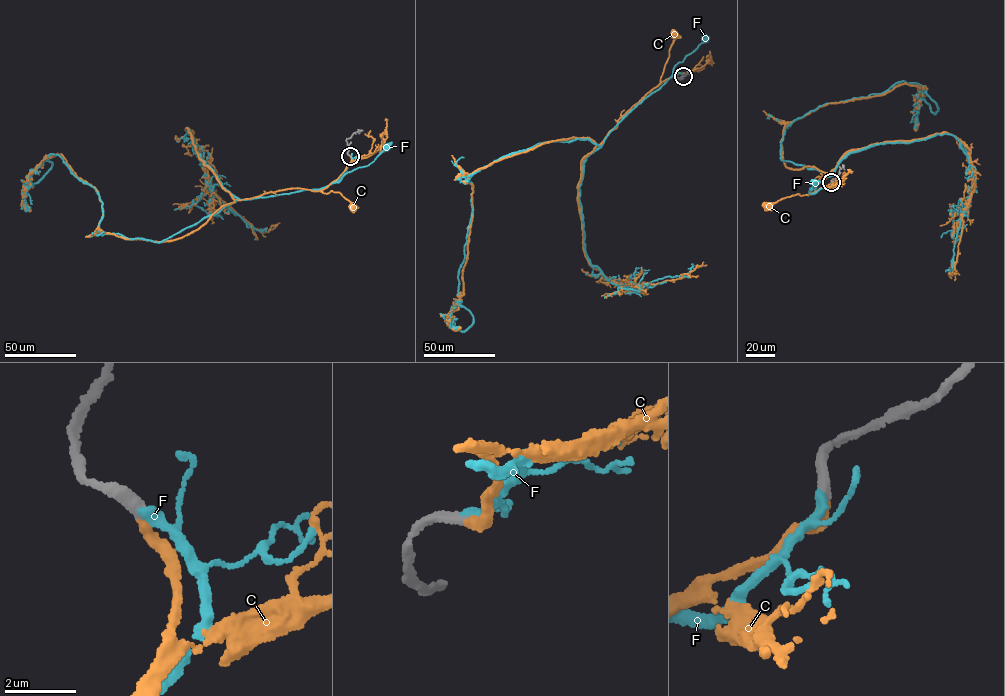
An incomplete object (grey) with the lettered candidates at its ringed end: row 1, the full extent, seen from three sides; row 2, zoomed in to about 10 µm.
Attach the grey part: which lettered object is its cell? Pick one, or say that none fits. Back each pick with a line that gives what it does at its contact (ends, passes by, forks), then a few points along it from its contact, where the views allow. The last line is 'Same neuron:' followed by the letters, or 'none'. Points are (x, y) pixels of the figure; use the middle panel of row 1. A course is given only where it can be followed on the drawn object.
C: it ends; course (683, 76), (684, 73), (679, 73), (660, 83), (673, 33)
Same neuron: C

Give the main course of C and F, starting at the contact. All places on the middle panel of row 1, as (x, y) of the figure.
C: (683, 76), (684, 73), (679, 73), (660, 83), (673, 33)
F: (683, 76), (685, 73), (672, 76), (673, 68), (704, 38)

